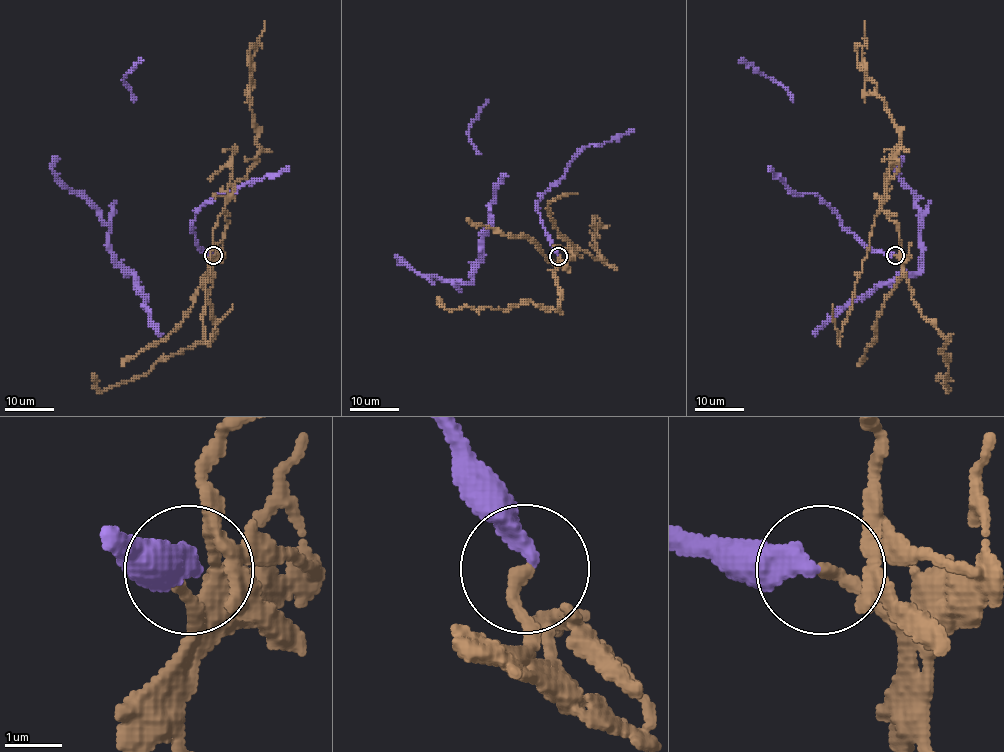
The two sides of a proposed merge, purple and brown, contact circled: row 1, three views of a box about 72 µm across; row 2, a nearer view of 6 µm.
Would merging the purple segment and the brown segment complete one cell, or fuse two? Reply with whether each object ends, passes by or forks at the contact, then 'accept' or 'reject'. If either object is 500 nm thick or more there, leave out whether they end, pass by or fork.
purple ends | brown ends | reject

